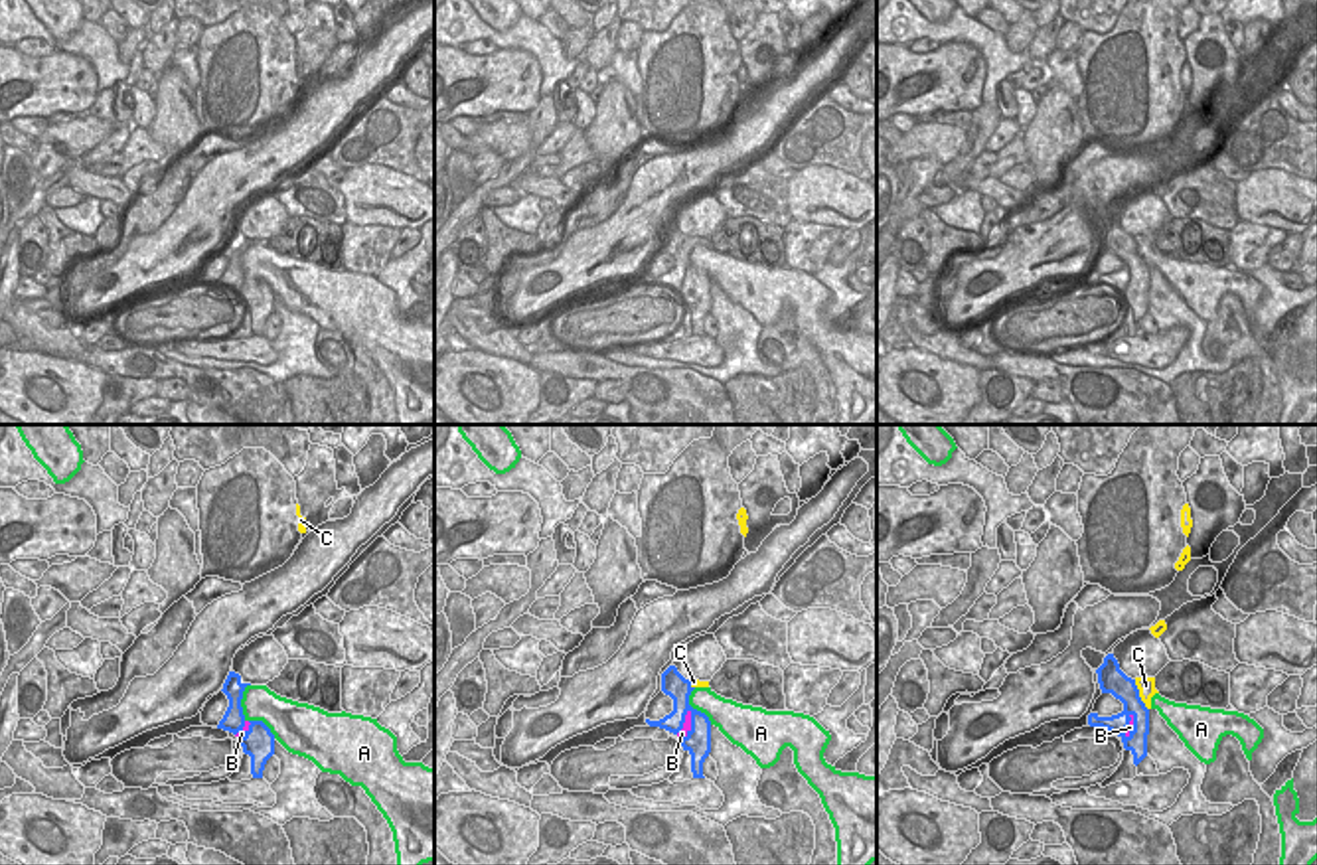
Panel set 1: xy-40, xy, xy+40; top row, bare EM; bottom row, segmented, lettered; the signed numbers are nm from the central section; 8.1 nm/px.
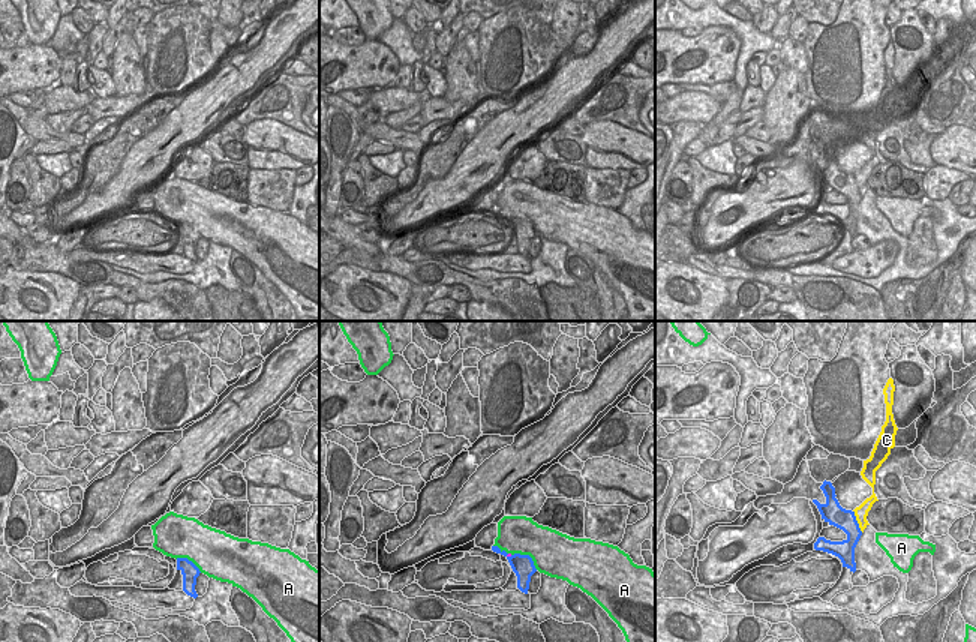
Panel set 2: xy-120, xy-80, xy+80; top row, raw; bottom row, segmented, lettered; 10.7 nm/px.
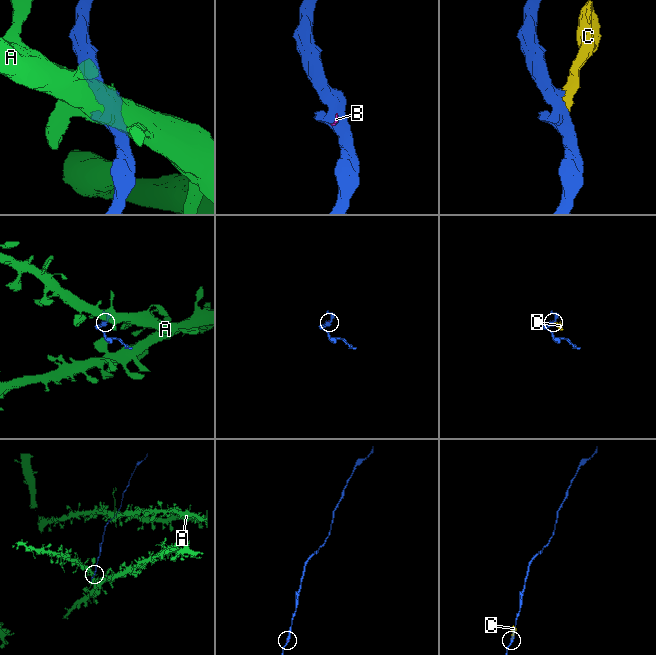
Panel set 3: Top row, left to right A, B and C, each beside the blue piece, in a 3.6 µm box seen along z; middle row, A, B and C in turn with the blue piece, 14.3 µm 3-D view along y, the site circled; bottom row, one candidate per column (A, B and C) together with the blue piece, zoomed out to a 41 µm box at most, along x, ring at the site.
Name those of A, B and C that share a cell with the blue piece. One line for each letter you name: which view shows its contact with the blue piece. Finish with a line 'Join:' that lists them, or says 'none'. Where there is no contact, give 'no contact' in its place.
Join: none

